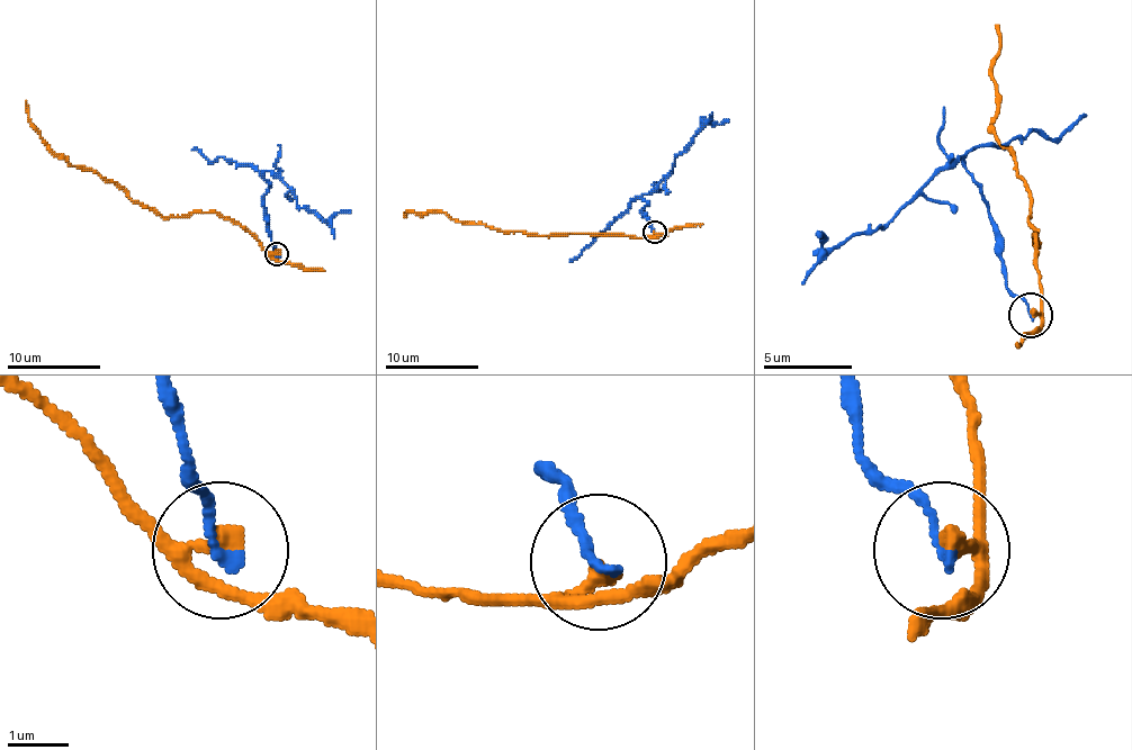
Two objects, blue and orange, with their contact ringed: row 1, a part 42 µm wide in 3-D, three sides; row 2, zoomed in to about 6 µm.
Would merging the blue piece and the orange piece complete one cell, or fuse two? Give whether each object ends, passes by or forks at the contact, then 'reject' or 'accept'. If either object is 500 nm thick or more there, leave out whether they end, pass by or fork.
blue ends | orange passes by | reject

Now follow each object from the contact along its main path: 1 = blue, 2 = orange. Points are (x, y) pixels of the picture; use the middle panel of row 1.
1: (654, 231), (641, 210), (647, 206), (644, 193), (672, 168), (680, 154), (702, 128), (728, 119)
2: (654, 231), (647, 238), (593, 233), (539, 236), (474, 224), (443, 213), (404, 213)

